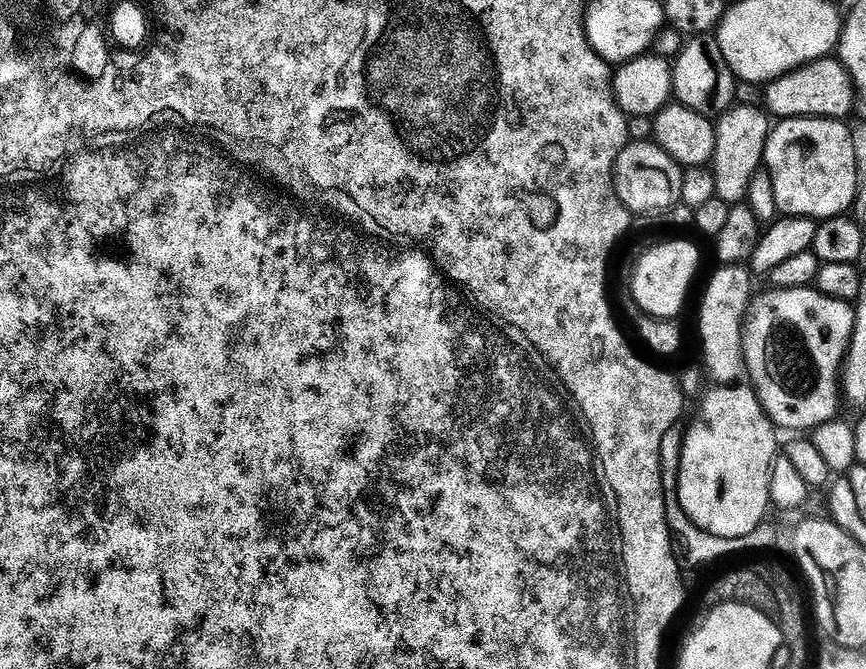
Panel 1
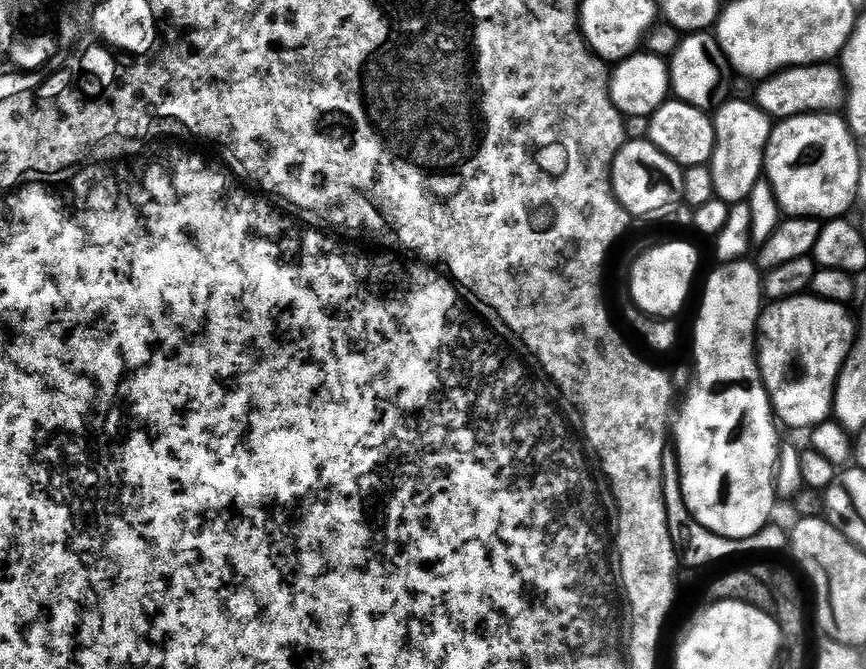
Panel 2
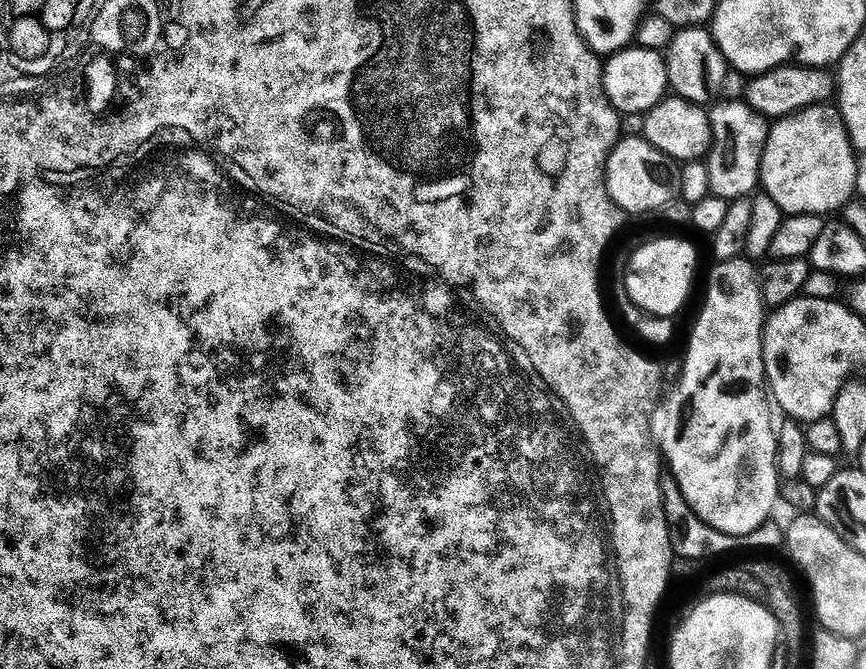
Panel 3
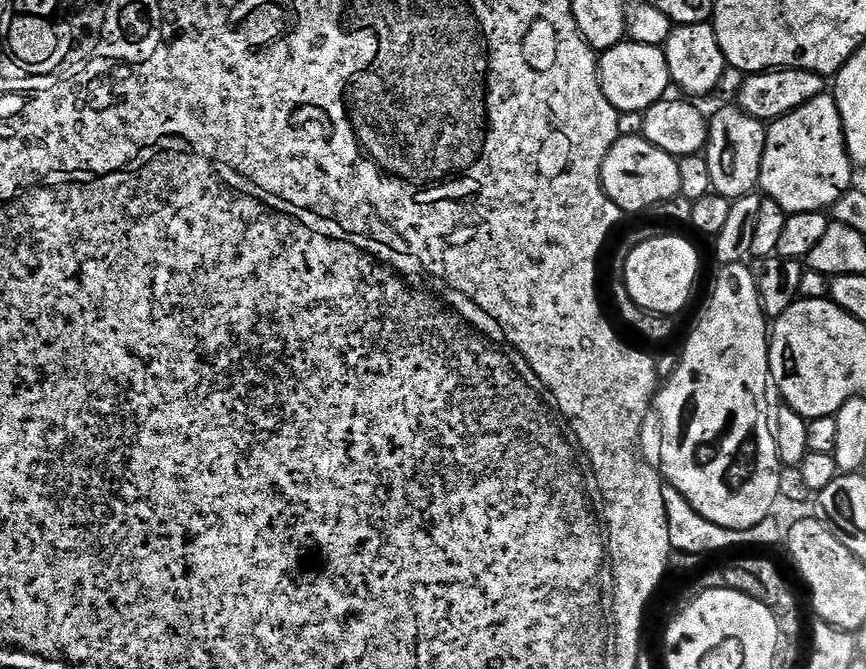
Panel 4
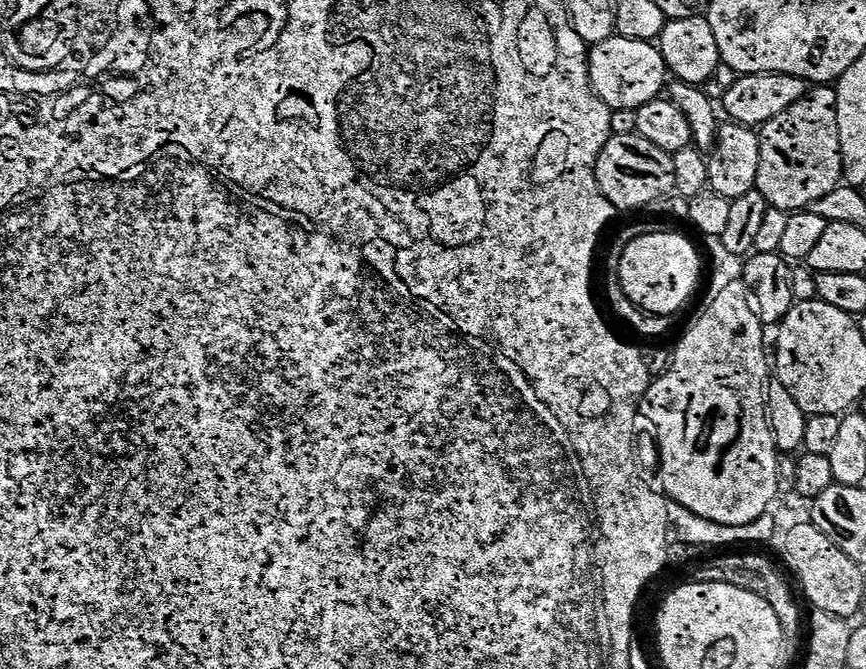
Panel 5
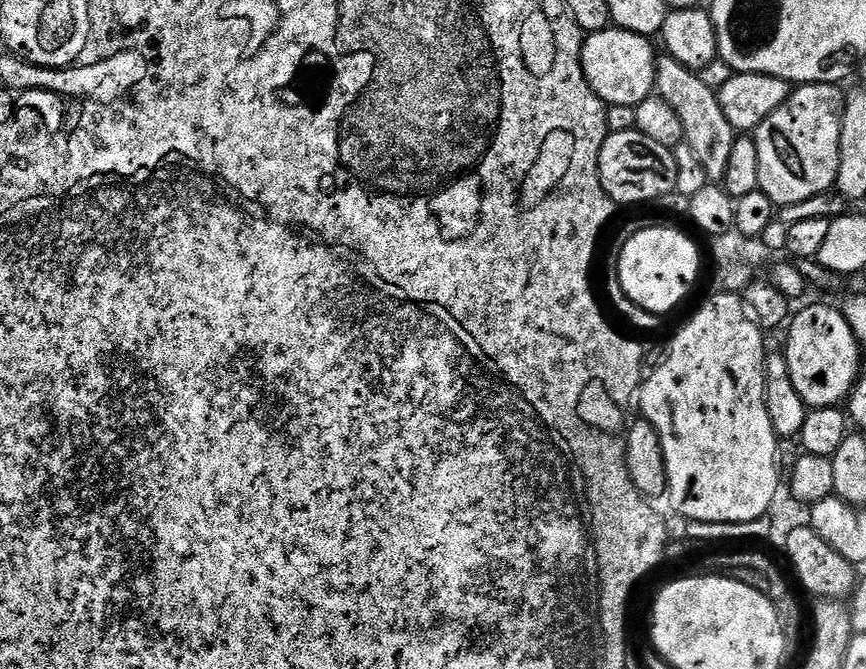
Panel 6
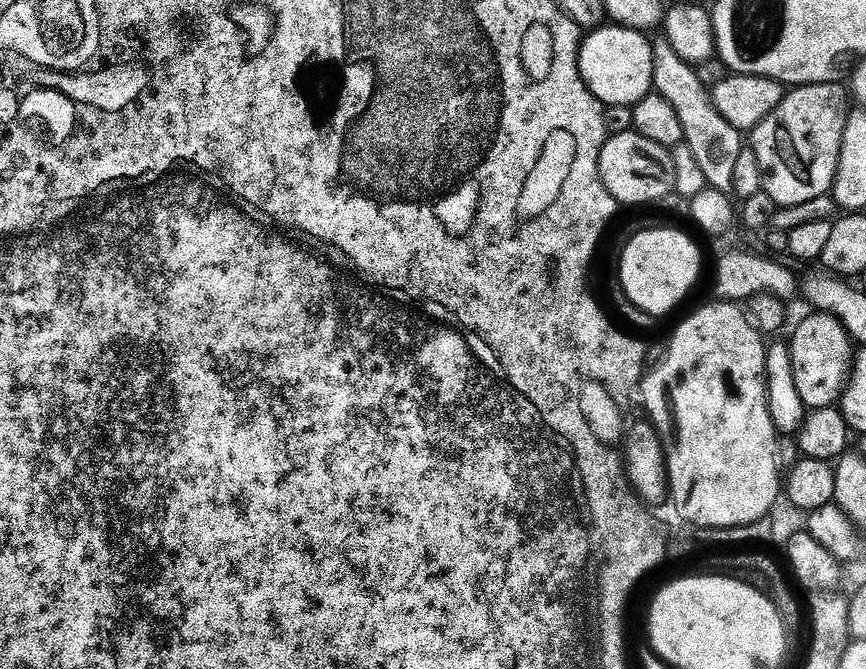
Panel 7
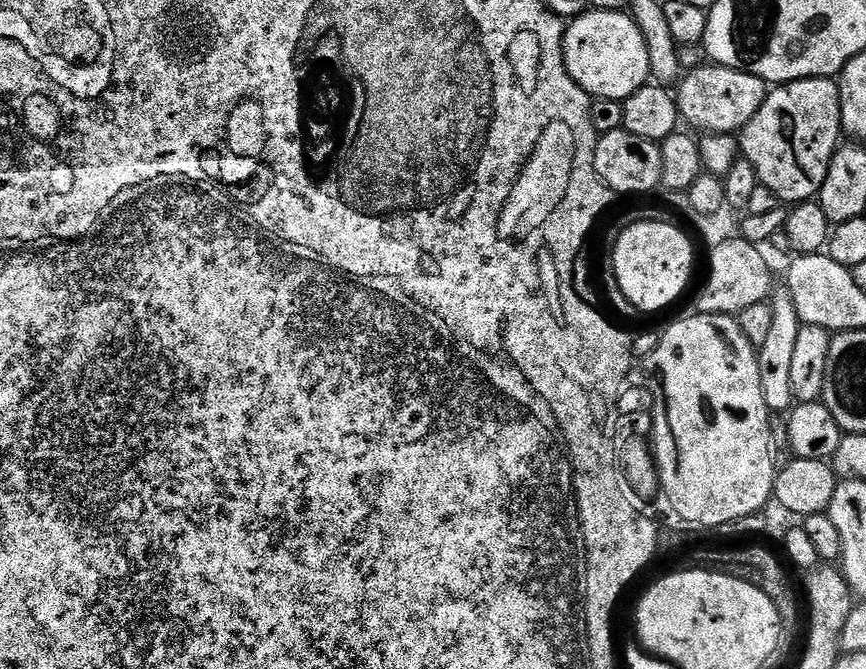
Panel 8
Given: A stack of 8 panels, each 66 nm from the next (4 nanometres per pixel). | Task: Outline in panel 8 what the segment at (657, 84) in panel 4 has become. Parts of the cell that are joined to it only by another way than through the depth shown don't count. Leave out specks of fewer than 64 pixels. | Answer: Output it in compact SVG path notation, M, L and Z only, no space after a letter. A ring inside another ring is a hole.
M588 10L575 17L567 25L564 33L564 68L574 78L574 82L589 97L601 96L604 100L623 102L630 94L634 94L645 84L649 83L652 75L650 54L643 36L639 32L631 15L627 11Z

